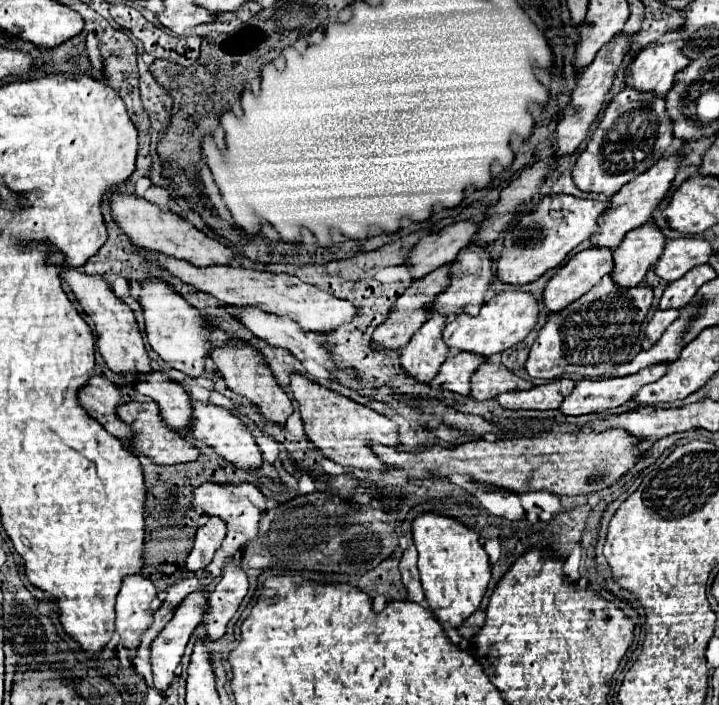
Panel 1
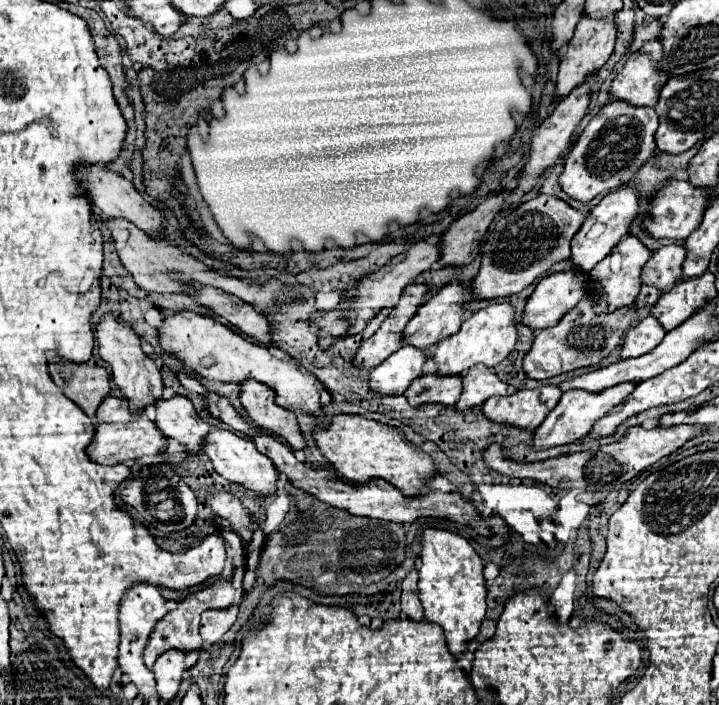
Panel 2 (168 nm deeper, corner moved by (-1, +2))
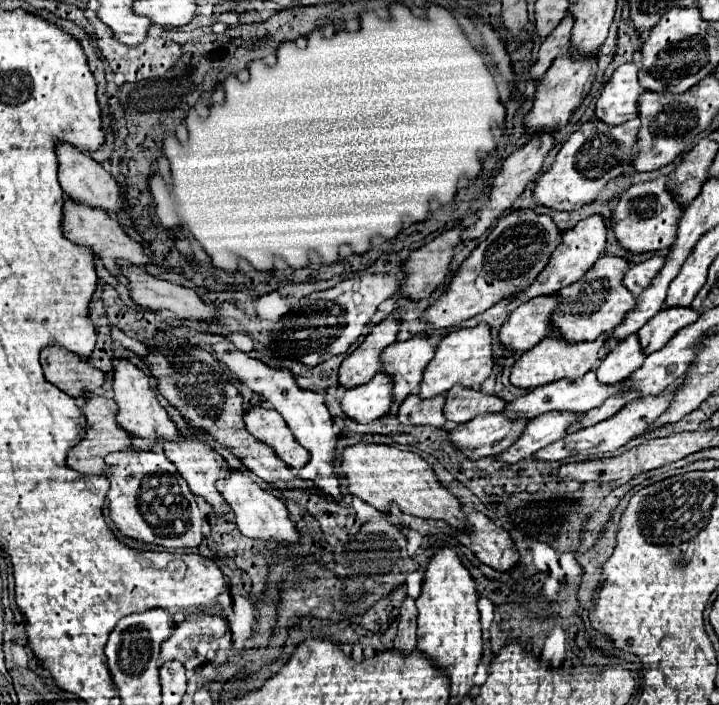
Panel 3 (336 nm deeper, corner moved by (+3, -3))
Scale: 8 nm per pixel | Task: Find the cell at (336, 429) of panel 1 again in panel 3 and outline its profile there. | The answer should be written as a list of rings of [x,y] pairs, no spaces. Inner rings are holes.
[[[360,441],[352,447],[346,447],[342,457],[344,461],[340,463],[340,471],[348,479],[348,491],[364,503],[376,507],[380,513],[388,515],[390,503],[396,503],[402,513],[422,519],[444,519],[450,527],[468,531],[460,501],[438,483],[434,471],[420,455],[402,451],[392,445],[374,445]]]

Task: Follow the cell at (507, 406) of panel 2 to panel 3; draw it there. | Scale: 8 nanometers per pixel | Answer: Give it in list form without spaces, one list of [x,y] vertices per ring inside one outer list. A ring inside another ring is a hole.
[[[488,413],[484,417],[476,417],[464,425],[450,427],[448,441],[464,453],[464,457],[476,461],[480,457],[498,455],[508,445],[520,437],[520,433],[526,427],[526,419],[508,421],[502,413]]]

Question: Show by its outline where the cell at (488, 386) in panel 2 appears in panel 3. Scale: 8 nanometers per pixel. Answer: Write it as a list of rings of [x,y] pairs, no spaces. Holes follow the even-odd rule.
[[[456,385],[446,393],[446,403],[444,403],[444,417],[454,423],[468,423],[470,419],[486,413],[500,413],[504,409],[506,401],[484,395],[482,391],[476,389],[464,389]]]

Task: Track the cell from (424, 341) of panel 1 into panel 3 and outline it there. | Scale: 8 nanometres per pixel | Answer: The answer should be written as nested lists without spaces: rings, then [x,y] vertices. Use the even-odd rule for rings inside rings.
[[[378,373],[370,383],[344,391],[340,407],[344,415],[356,423],[370,423],[388,413],[392,405],[392,381]]]

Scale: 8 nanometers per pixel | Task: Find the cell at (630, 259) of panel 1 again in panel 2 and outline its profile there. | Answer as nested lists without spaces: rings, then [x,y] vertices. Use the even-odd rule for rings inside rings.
[[[626,234],[624,240],[620,240],[620,244],[616,244],[612,248],[612,252],[588,272],[588,276],[596,282],[596,284],[592,284],[592,288],[594,290],[606,290],[610,312],[636,302],[636,296],[640,292],[640,286],[642,286],[640,272],[642,272],[644,264],[650,260],[650,256],[652,256],[652,250],[648,250],[636,236]]]

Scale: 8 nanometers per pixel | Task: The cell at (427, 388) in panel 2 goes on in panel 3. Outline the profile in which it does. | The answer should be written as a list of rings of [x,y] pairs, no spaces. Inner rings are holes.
[[[410,395],[398,409],[398,421],[404,425],[430,425],[436,429],[444,427],[444,395],[422,401],[418,395]]]

